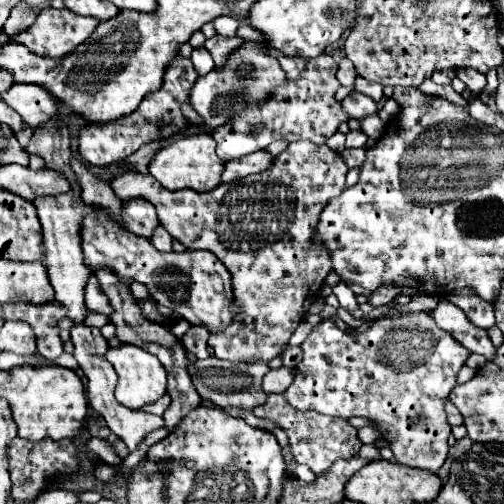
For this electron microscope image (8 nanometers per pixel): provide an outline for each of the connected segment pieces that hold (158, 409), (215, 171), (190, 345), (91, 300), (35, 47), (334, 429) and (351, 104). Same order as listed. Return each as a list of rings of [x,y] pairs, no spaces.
[[[166,393],[160,401],[156,401],[156,403],[152,403],[152,405],[148,405],[148,407],[144,407],[142,411],[146,411],[146,413],[154,413],[154,415],[162,415],[166,409],[168,409],[168,405],[170,405],[170,395]]]
[[[190,135],[184,137],[156,153],[152,163],[148,165],[150,175],[170,191],[176,189],[194,189],[200,193],[212,191],[220,185],[220,175],[224,171],[224,161],[216,155],[216,141],[210,135]]]
[[[192,327],[184,337],[182,337],[182,343],[186,347],[188,353],[196,355],[198,359],[208,359],[208,331],[202,329],[202,327]]]
[[[92,275],[92,279],[88,279],[88,287],[84,287],[84,295],[86,295],[88,309],[92,309],[96,313],[104,313],[104,315],[112,313],[108,297],[104,295],[104,291],[100,291],[100,283],[96,283],[96,275]]]
[[[46,7],[38,13],[38,19],[34,25],[30,25],[26,31],[22,31],[20,35],[12,35],[10,43],[20,43],[24,47],[28,47],[32,53],[40,55],[40,57],[48,57],[48,59],[60,59],[68,53],[72,53],[80,43],[84,43],[92,31],[96,29],[100,21],[98,19],[88,19],[84,15],[76,15],[68,9],[52,9]]]
[[[282,393],[280,395],[268,395],[266,401],[268,403],[264,403],[264,407],[256,409],[256,415],[276,421],[276,425],[282,431],[286,431],[286,435],[290,439],[290,449],[292,449],[294,459],[298,463],[308,465],[316,475],[330,469],[330,465],[336,459],[354,457],[358,453],[358,449],[362,447],[362,441],[358,439],[358,429],[352,427],[348,419],[333,418],[316,411],[296,411],[292,405],[286,403]]]
[[[352,91],[344,101],[342,101],[342,107],[346,111],[348,117],[354,117],[354,119],[362,119],[362,117],[368,117],[372,113],[378,113],[378,103],[358,91]]]

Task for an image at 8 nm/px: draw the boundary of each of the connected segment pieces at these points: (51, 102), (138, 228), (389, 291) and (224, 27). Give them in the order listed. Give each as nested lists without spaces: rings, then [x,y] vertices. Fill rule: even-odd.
[[[14,83],[4,95],[2,101],[10,105],[26,125],[32,129],[44,125],[58,113],[58,101],[38,85]]]
[[[128,199],[124,201],[124,205],[126,207],[122,211],[122,219],[126,223],[126,231],[152,239],[154,229],[160,225],[156,207],[152,207],[152,203],[148,203],[146,199]]]
[[[394,285],[380,287],[380,289],[376,289],[376,291],[372,293],[372,297],[370,297],[370,303],[372,303],[374,307],[382,307],[382,305],[390,303],[390,301],[392,301],[396,295],[398,295],[398,287],[394,287]]]
[[[218,17],[212,21],[214,27],[216,27],[216,33],[220,35],[226,35],[226,37],[234,37],[236,35],[236,29],[238,29],[238,19],[232,19],[232,17]]]

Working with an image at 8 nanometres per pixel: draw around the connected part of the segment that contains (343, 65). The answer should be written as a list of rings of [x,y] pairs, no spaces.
[[[342,59],[342,61],[340,61],[340,67],[338,67],[336,77],[338,77],[338,81],[340,81],[344,87],[354,87],[356,69],[352,67],[352,61],[350,61],[350,59]]]

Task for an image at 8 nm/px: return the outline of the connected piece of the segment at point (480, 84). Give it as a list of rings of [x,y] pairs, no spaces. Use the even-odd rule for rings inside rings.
[[[456,69],[456,77],[462,79],[466,83],[466,87],[476,93],[476,97],[480,97],[480,91],[486,85],[486,77],[474,69]]]

